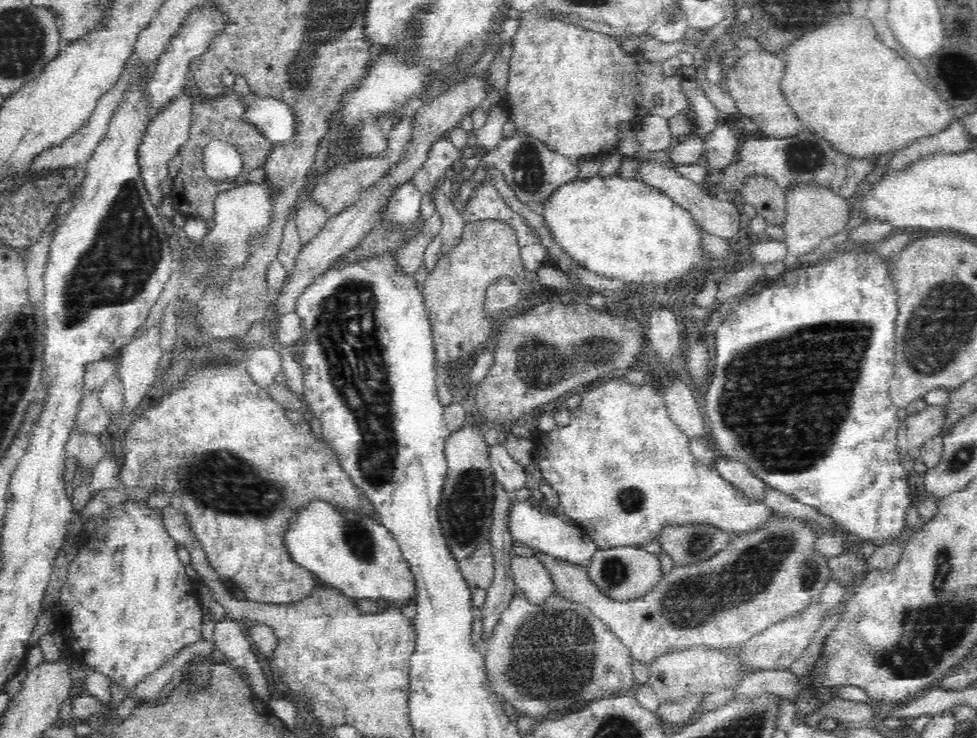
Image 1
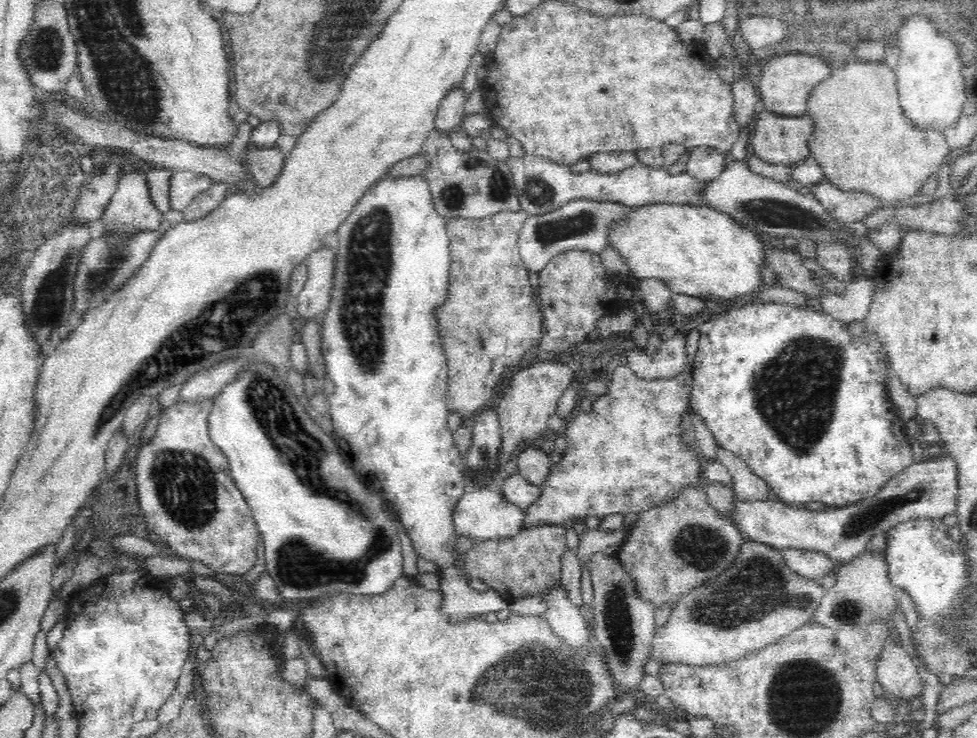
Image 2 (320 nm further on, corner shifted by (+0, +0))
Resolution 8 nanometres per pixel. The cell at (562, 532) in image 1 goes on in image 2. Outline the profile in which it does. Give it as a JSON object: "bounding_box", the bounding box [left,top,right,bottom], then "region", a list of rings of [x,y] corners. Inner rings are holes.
{"bounding_box":[454,489,526,541],"region":[[[466,489],[454,508],[454,527],[457,534],[472,535],[476,541],[516,537],[526,528],[526,508],[504,498],[499,490]]]}

